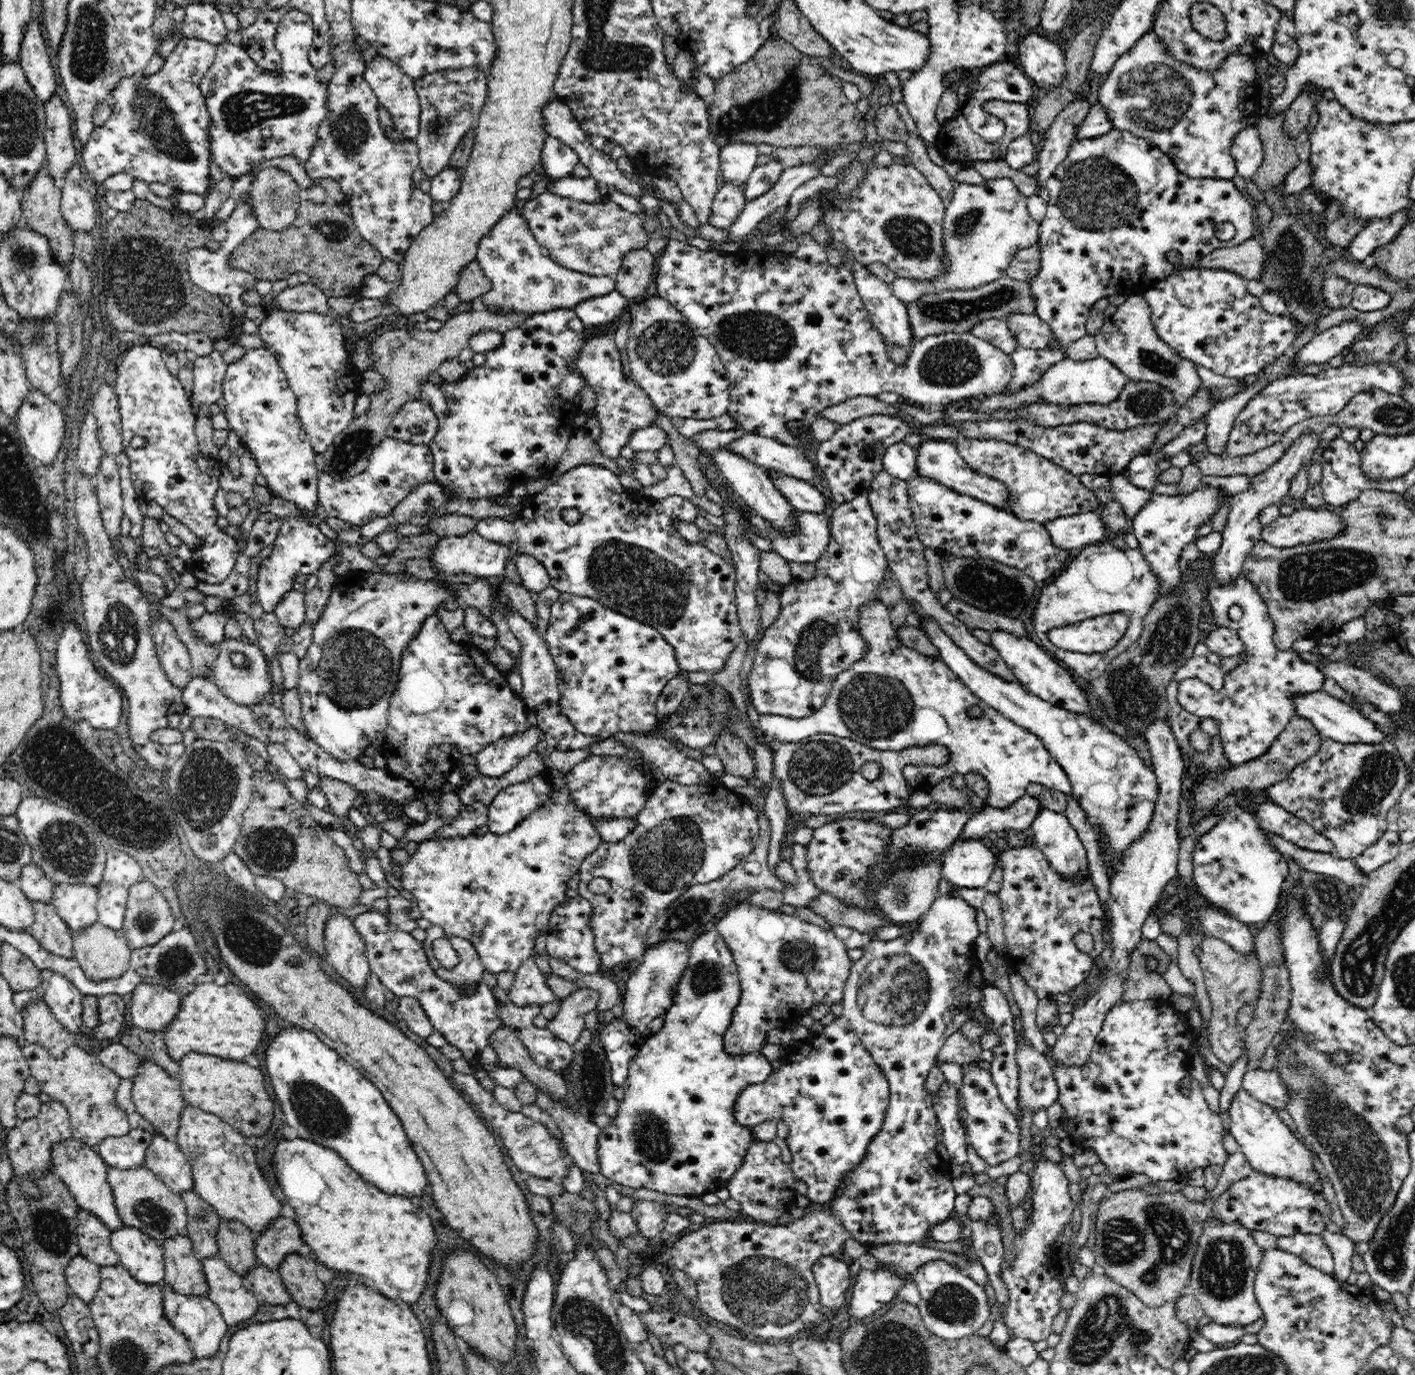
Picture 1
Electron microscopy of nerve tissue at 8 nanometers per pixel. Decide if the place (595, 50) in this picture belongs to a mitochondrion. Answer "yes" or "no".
yes

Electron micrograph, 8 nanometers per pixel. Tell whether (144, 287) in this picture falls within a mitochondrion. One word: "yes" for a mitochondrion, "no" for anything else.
yes

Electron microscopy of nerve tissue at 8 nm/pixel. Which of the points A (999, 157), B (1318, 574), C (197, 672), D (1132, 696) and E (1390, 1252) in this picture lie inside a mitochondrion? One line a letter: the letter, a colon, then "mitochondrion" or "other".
A: other
B: mitochondrion
C: other
D: mitochondrion
E: mitochondrion

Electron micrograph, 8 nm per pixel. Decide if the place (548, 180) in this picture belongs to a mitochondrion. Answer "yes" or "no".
no

